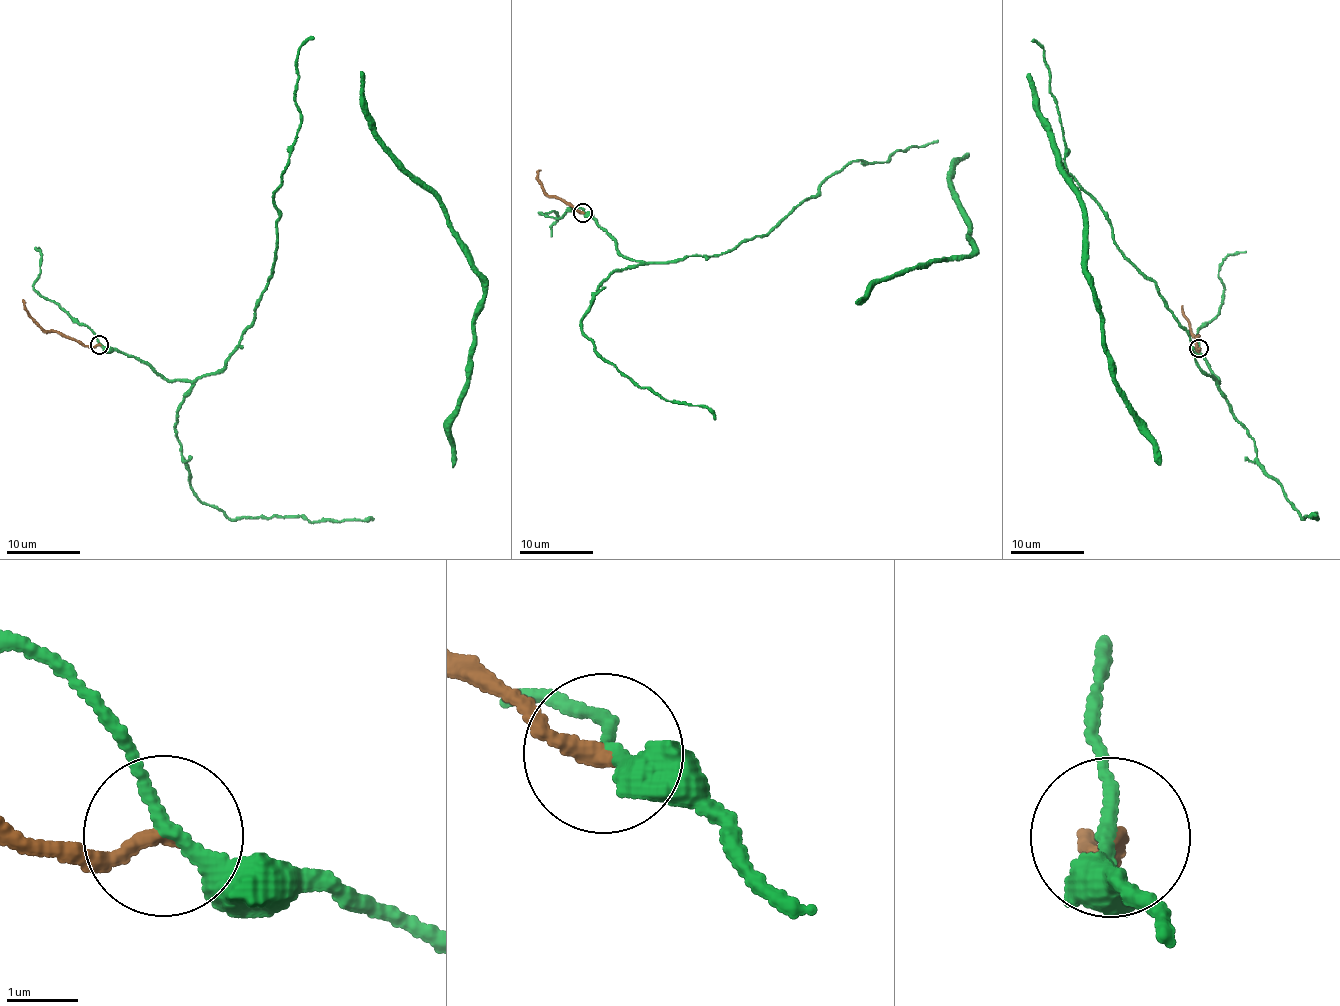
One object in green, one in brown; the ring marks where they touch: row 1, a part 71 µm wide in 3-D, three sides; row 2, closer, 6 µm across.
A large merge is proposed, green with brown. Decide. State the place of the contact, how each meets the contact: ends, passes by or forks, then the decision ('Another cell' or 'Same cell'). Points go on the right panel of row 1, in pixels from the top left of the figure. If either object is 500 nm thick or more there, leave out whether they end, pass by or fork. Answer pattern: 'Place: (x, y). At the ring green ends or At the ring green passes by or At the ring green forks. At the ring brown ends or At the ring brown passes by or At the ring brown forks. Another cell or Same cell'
Place: (1199, 348). At the ring green passes by. At the ring brown ends. Another cell

